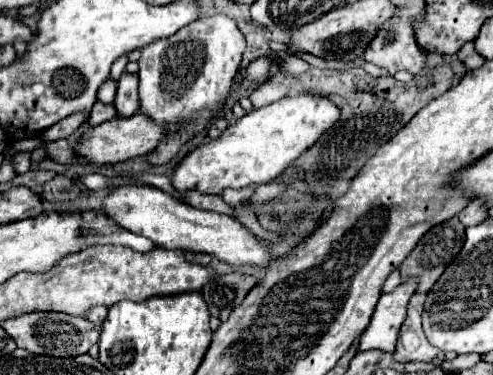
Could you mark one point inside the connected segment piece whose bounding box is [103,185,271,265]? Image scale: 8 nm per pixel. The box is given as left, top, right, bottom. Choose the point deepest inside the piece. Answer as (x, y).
(165, 219)

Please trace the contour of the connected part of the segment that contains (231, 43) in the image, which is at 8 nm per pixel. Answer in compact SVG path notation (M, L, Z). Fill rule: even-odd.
M213 15L213 17L197 19L197 21L181 27L175 35L171 35L167 39L157 39L141 49L141 59L139 59L139 105L141 107L139 107L139 113L151 117L155 123L179 125L179 133L165 135L165 139L161 139L161 143L153 149L153 153L147 155L147 161L151 165L169 163L187 141L191 141L193 137L203 133L203 129L209 125L209 121L223 111L225 99L227 99L233 79L239 71L243 51L245 51L245 37L239 31L237 23L227 15Z

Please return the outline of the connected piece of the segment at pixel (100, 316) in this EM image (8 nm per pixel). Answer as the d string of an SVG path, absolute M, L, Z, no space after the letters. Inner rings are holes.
M91 307L87 313L85 313L85 319L89 319L91 323L95 323L97 327L105 321L107 317L107 307Z

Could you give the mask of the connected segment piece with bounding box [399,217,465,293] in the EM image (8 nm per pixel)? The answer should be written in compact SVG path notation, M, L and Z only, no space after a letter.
M457 217L435 225L433 229L429 229L421 237L421 241L417 243L417 247L401 263L401 267L399 267L401 281L407 281L409 277L417 277L417 293L427 293L433 287L433 283L441 277L441 273L445 271L445 267L457 257L457 253L463 247L463 241L465 241L465 227L461 225L461 221Z

